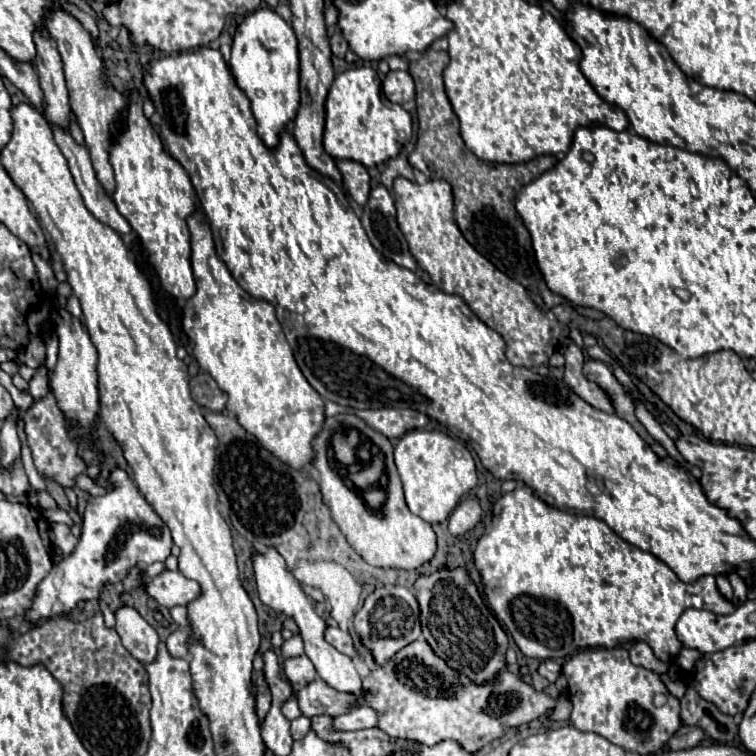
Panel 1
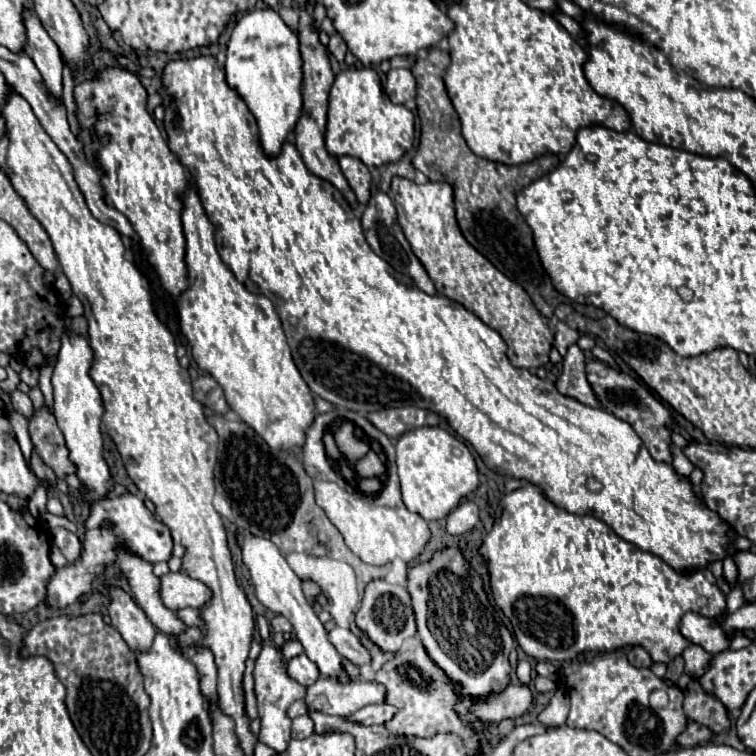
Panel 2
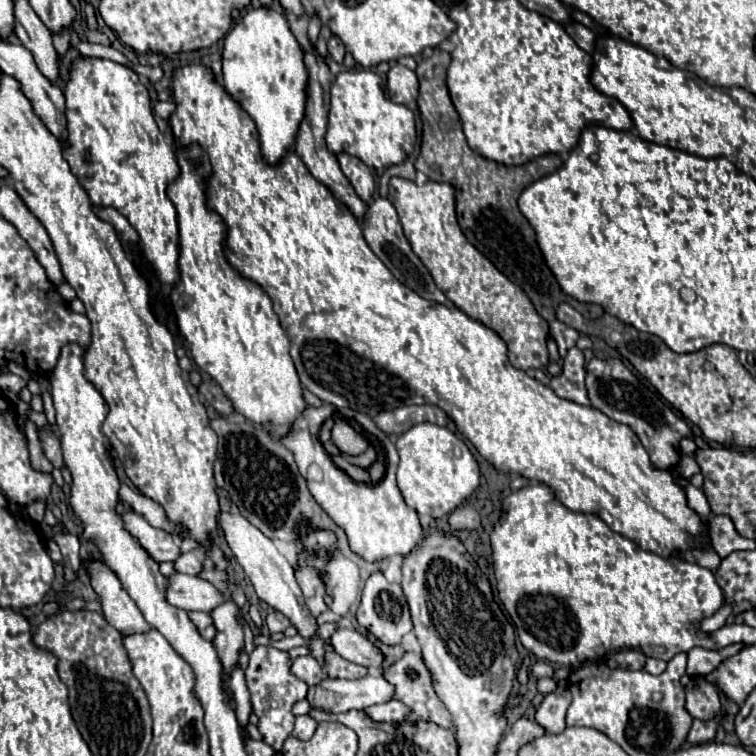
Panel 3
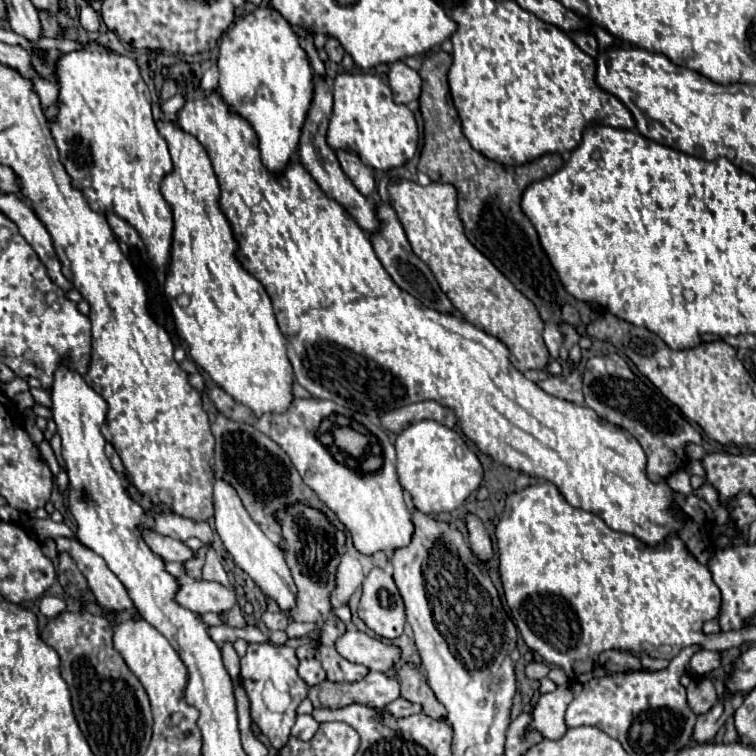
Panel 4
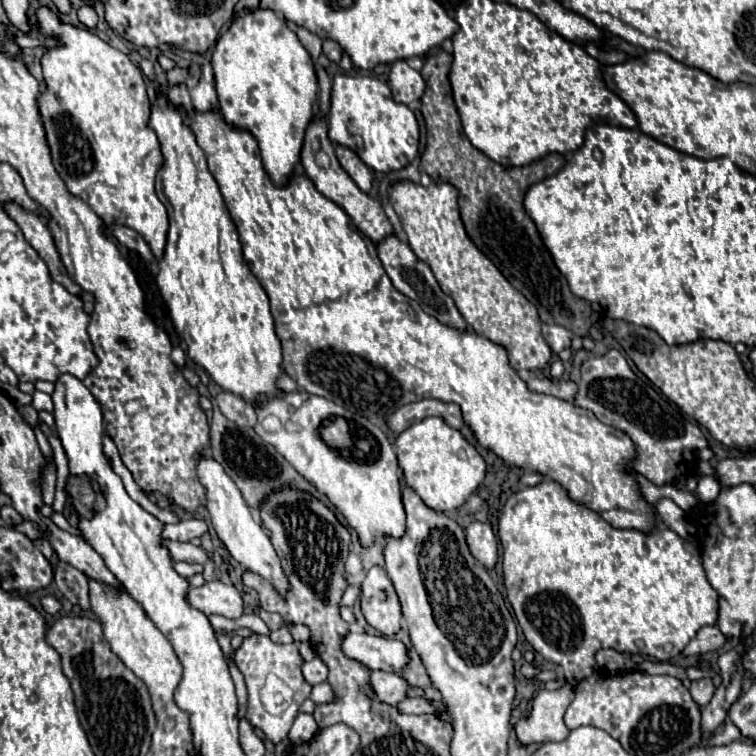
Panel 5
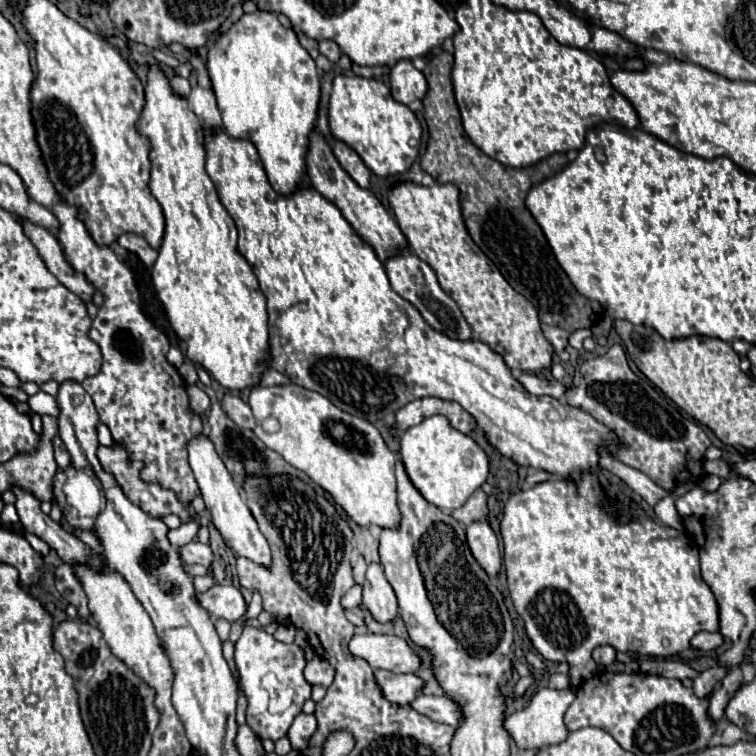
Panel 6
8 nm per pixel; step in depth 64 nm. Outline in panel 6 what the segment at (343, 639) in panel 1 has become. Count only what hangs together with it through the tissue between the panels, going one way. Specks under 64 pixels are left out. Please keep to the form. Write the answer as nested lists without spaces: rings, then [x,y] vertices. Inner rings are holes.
[[[364,625],[355,627],[350,652],[364,658],[372,668],[384,668],[394,674],[418,672],[422,668],[422,658],[404,638],[370,634]]]

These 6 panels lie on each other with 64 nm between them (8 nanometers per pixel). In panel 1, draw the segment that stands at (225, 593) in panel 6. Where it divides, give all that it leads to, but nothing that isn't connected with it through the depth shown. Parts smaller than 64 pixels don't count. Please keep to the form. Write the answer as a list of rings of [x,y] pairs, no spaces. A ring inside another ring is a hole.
[[[164,570],[160,576],[148,580],[146,584],[148,596],[152,596],[162,608],[186,606],[200,596],[200,584],[186,578],[180,572]]]

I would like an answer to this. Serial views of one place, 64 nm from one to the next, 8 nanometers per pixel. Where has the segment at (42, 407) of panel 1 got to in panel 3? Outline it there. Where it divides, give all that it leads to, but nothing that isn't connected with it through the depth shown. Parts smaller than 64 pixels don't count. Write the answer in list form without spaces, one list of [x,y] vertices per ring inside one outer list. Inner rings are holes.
[[[46,428],[40,430],[40,442],[42,442],[42,448],[44,448],[44,454],[48,456],[48,460],[56,466],[56,468],[62,468],[64,466],[64,460],[62,460],[62,450],[60,450],[60,438],[58,434],[52,434]]]

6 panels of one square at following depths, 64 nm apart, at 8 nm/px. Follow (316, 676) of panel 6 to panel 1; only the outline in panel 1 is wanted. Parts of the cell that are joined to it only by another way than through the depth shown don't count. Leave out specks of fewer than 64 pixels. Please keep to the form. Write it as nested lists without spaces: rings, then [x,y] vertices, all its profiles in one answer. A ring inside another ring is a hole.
[[[296,656],[296,658],[288,658],[284,660],[284,674],[286,678],[296,686],[296,688],[304,688],[310,682],[316,680],[316,670],[314,664],[308,660],[308,656]]]

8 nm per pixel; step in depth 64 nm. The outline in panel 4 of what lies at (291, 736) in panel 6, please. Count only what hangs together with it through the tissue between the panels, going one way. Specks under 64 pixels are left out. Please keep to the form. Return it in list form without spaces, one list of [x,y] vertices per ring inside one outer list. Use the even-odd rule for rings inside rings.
[[[304,714],[304,716],[296,718],[296,724],[292,728],[292,736],[300,738],[300,740],[310,740],[316,734],[316,730],[318,730],[318,722],[312,716]]]

